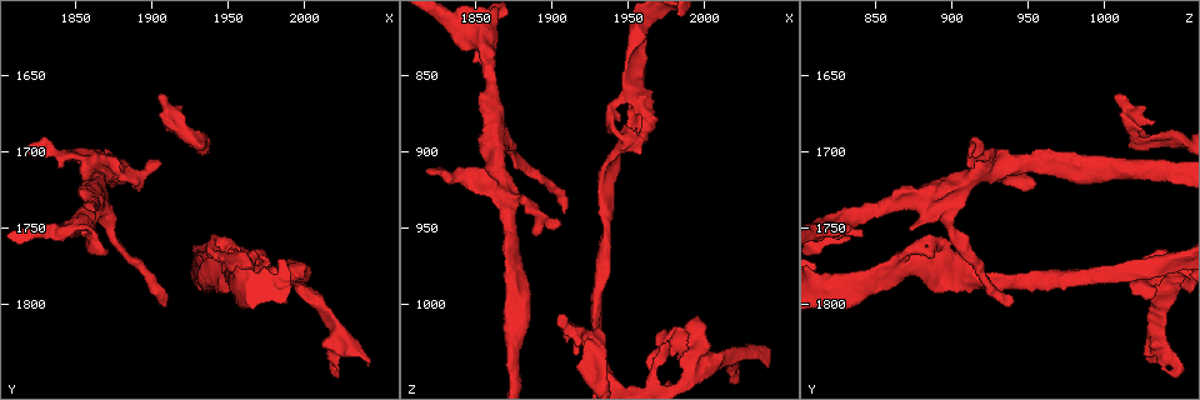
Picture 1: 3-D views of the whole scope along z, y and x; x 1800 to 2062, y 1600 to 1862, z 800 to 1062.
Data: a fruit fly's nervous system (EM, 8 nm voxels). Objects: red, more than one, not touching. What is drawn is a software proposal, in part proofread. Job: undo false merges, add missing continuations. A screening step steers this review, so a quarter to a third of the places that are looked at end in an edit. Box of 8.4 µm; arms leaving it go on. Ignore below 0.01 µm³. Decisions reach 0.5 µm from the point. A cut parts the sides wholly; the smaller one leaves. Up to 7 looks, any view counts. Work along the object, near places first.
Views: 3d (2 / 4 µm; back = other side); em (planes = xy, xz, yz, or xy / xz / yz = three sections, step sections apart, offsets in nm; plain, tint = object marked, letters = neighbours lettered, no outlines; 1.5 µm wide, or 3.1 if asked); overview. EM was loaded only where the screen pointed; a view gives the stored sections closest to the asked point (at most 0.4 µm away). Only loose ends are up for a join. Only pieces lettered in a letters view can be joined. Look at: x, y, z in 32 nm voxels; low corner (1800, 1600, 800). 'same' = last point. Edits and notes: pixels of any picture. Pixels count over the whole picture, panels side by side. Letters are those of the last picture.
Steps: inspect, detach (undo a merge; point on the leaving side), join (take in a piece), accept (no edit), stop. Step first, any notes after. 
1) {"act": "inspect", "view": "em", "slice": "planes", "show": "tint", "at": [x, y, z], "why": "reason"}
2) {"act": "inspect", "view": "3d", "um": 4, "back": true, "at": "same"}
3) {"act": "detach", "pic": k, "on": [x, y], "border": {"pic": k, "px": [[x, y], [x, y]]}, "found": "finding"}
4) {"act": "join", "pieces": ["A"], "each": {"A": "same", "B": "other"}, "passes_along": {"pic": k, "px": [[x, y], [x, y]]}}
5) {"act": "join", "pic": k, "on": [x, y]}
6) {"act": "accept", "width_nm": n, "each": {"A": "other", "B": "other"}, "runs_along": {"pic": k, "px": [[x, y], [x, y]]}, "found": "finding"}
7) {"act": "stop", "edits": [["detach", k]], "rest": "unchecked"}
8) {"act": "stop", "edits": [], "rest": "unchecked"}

{"act": "inspect", "view": "3d", "um": 4, "at": [1904, 1664, 1006], "why": "free end"}

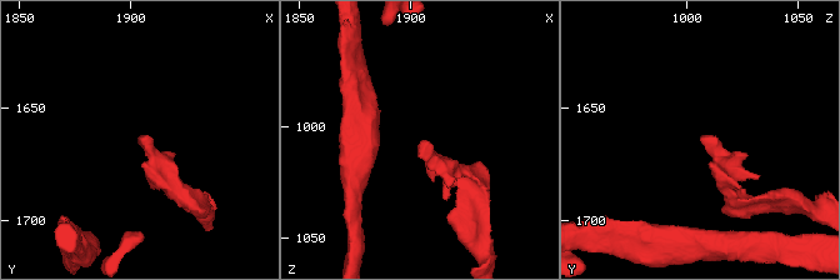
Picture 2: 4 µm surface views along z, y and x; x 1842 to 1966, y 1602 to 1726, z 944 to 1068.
{"act": "inspect", "view": "em", "slice": "planes", "show": "letters", "at": [1905, 1663, 1005]}

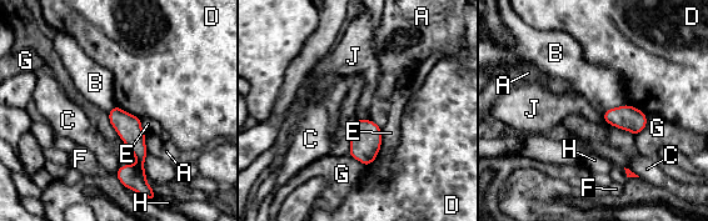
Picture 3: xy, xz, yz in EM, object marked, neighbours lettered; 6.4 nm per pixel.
{"act": "accept", "each": {"A": "other", "B": "other", "C": "other", "D": "other", "E": "other", "F": "other", "G": "other", "H": "other", "J": "other"}, "runs_along": {"pic": 3, "px": [[115, 110], [139, 149], [129, 177]]}, "found": "none of them fits"}

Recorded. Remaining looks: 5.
{"act": "inspect", "view": "em", "slice": "planes", "show": "tint", "at": [1850, 1748, 824], "why": "abrupt turn"}

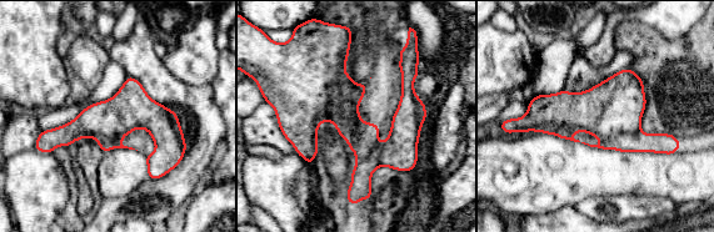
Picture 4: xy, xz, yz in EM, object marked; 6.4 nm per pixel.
{"act": "inspect", "view": "em", "slice": "planes", "show": "letters", "at": "same"}

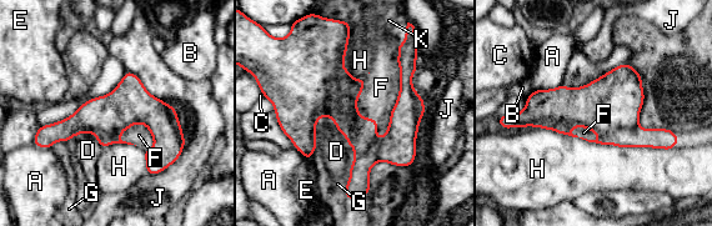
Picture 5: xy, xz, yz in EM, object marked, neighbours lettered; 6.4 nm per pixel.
{"act": "accept", "each": {"A": "other", "B": "other", "C": "other", "D": "other", "E": "other", "F": "other", "G": "other", "H": "other", "J": "other", "K": "other"}, "runs_along": {"pic": 5, "px": [[41, 129], [153, 116], [181, 142]]}, "found": "one neuron here"}

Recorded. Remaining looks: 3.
{"act": "inspect", "view": "3d", "um": 2, "at": [2042, 1840, 1042], "why": "free end"}

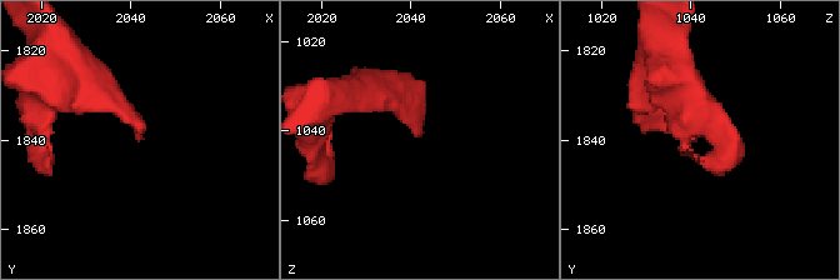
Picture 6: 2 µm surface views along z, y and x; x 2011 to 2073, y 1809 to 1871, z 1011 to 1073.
{"act": "inspect", "view": "em", "slice": "planes", "show": "plain", "at": [2042, 1840, 1040], "why": "now the EM"}

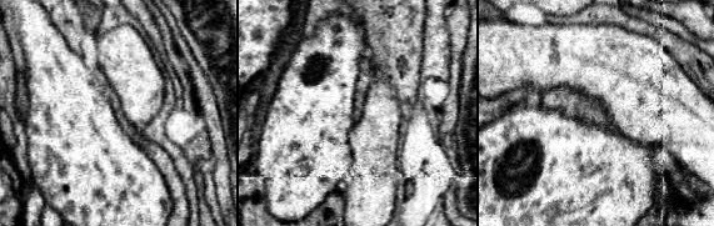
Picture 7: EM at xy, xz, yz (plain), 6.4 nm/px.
{"act": "inspect", "view": "em", "slice": "planes", "show": "letters", "at": "same"}

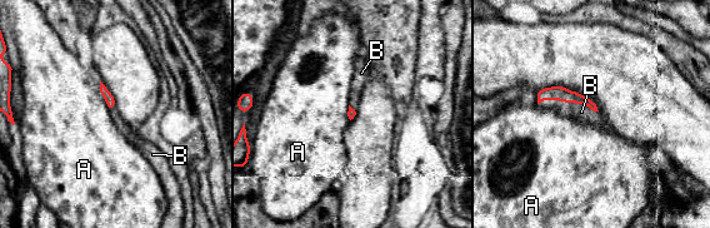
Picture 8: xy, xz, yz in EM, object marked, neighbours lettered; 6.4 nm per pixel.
{"act": "join", "pieces": ["B"], "each": {"A": "other", "B": "same"}, "passes_along": {"pic": 8, "px": [[555, 93], [568, 102], [581, 112]]}, "found": "it goes on there"}

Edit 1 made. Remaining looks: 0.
{"act": "stop", "edits": [["join", 8]], "rest": "unchecked"}

